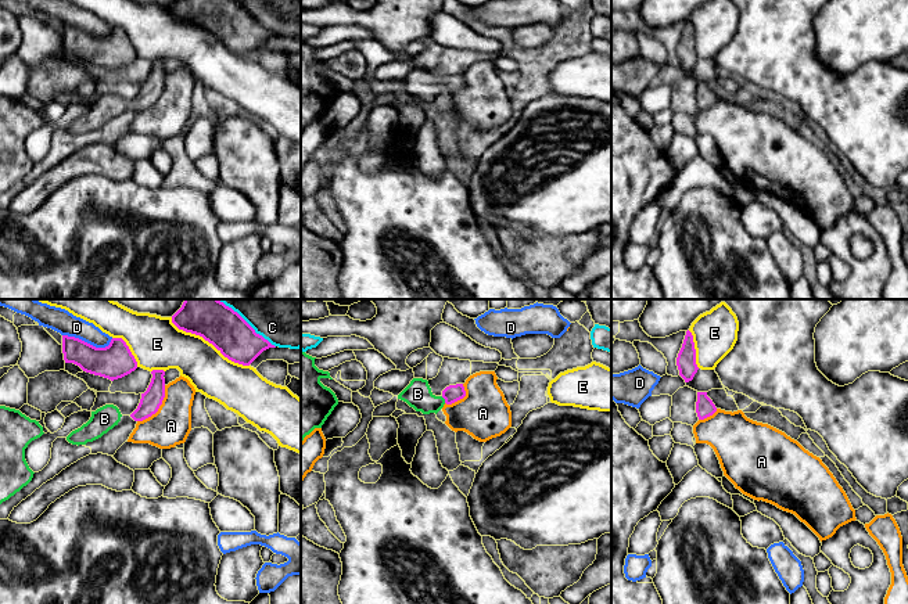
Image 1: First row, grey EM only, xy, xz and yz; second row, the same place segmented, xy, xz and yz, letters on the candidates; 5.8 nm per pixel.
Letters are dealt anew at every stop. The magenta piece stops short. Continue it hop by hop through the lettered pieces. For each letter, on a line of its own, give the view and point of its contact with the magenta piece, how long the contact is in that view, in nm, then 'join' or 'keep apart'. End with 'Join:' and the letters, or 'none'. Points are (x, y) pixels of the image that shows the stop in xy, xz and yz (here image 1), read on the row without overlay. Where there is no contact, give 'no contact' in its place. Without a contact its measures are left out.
A: meets magenta in xy at (158, 97); contact 280 nm long; keep apart
B: meets magenta in xz at (444, 87); contact 50 nm long; join
C: meets magenta in xy at (254, 20); contact 320 nm long; keep apart
D: meets magenta in xy at (89, 33); contact 300 nm long; keep apart
E: meets magenta in xy at (208, 31); contact 550 nm long; keep apart
Join: B

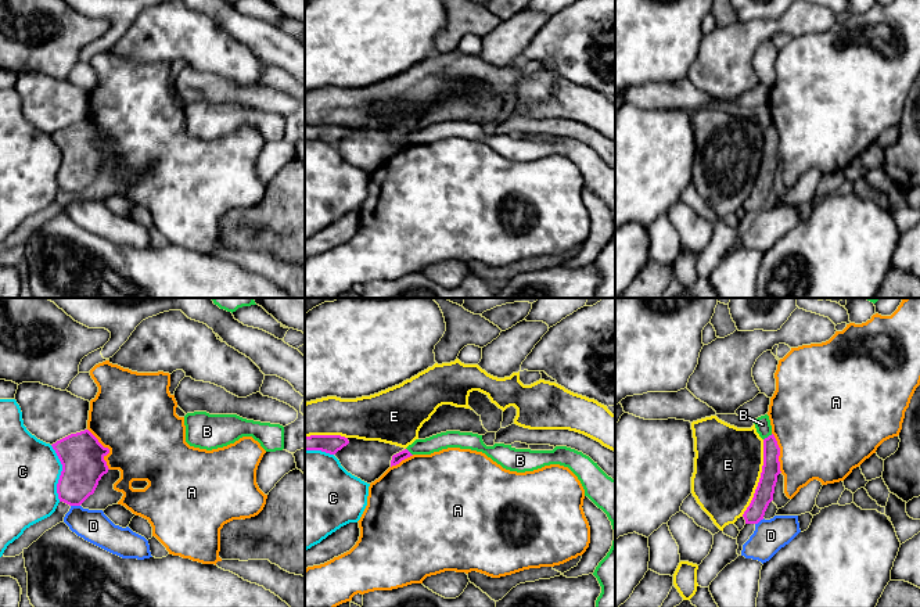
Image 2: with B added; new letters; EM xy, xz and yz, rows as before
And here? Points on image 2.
A: meets magenta in xy at (107, 137); contact 280 nm long; keep apart
B: meets magenta in yz at (769, 125); contact 70 nm long; keep apart
C: meets magenta in xy at (61, 162); contact 340 nm long; keep apart
D: meets magenta in xy at (75, 194); contact 60 nm long; keep apart
E: meets magenta in yz at (759, 168); contact 460 nm long; keep apart
Join: none

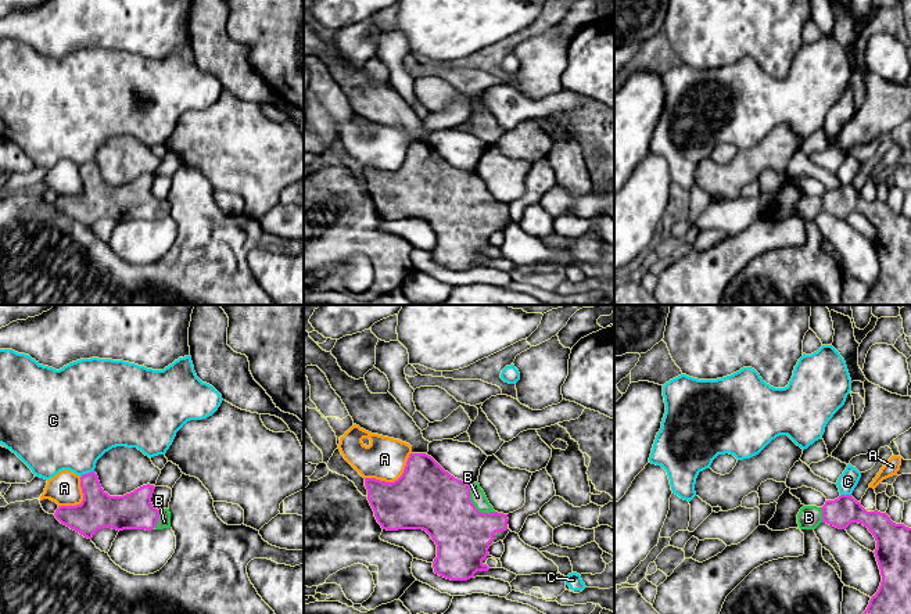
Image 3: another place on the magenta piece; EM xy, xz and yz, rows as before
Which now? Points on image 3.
A: meets magenta in xz at (394, 171); contact 320 nm long; keep apart
B: meets magenta in xz at (473, 194); contact 220 nm long; join
C: meets magenta in xy at (88, 162); contact 90 nm long; keep apart
Join: B

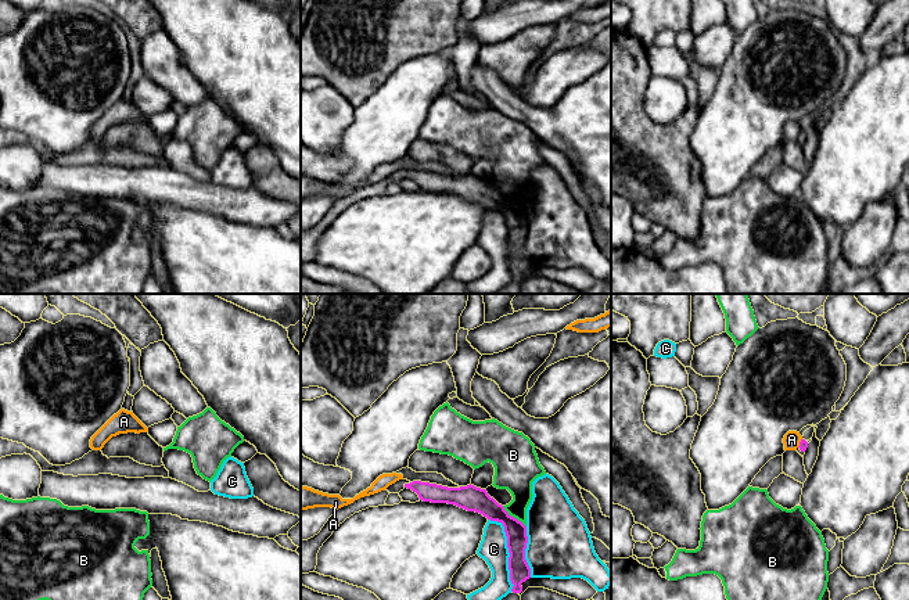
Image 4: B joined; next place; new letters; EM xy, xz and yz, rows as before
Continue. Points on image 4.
A: meets magenta in yz at (800, 132); contact 60 nm long; keep apart
B: meets magenta in xz at (513, 207); contact 190 nm long; keep apart
C: meets magenta in xz at (509, 240); contact 440 nm long; keep apart
Join: none

